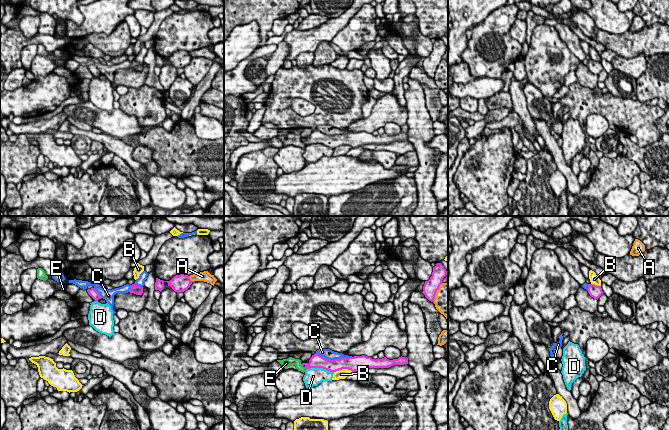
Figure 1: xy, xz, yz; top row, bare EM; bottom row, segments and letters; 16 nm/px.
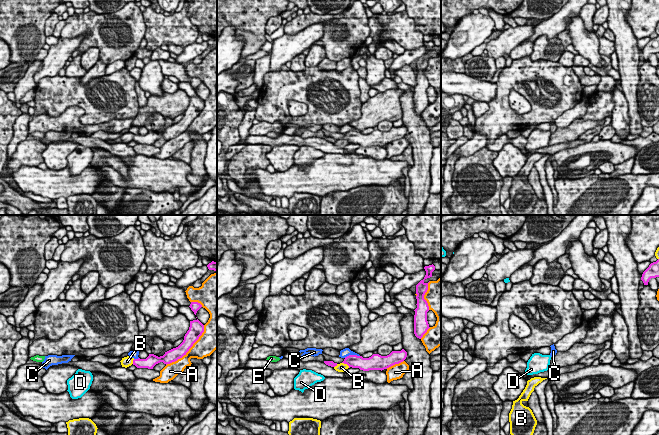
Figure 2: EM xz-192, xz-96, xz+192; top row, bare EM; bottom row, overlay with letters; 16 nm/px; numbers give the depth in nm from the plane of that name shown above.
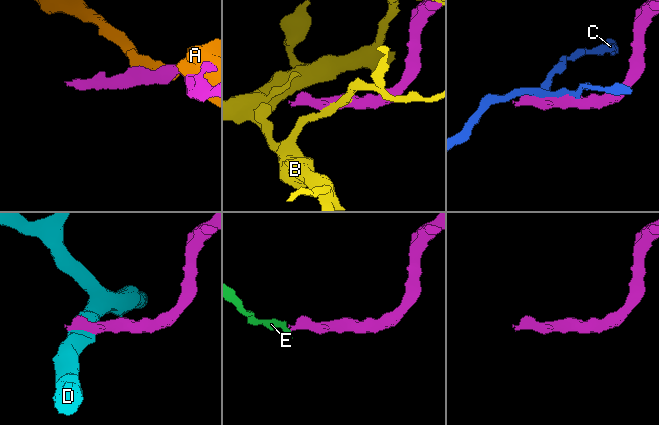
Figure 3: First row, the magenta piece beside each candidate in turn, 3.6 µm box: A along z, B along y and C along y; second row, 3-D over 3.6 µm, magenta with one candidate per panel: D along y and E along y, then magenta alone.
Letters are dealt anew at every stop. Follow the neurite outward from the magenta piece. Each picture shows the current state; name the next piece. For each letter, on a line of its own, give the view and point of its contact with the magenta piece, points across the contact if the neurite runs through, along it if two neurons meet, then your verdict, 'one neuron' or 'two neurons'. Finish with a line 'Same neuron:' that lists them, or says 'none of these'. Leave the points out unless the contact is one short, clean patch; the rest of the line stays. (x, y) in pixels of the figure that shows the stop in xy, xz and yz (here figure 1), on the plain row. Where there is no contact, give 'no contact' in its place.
A: xy (189, 55) | two neurons
B: xz (342, 144) | two neurons
C: xz (335, 135) | two neurons
D: xz (320, 143) | two neurons
E: no contact | two neurons
Same neuron: none of these

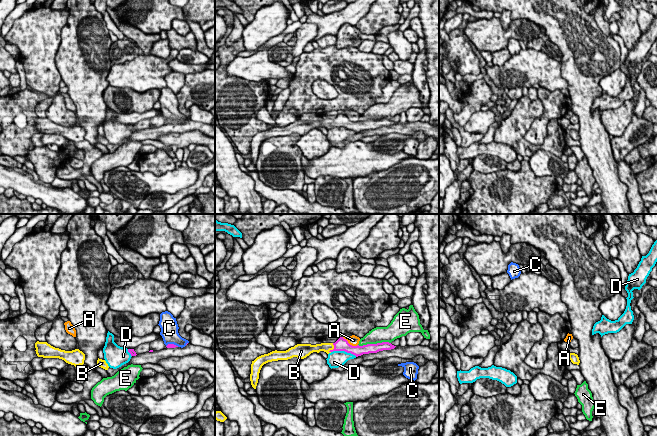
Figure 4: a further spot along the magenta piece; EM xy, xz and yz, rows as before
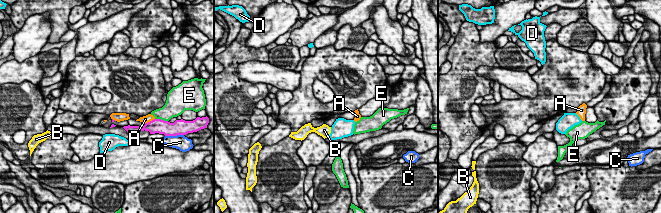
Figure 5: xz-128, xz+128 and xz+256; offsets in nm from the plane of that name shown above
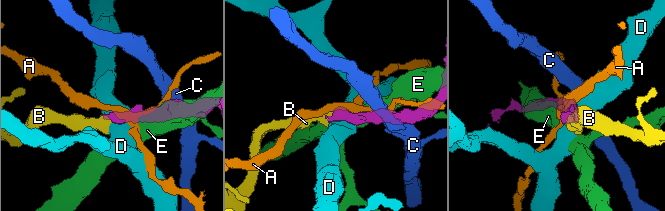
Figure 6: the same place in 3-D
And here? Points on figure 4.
A: xz (349, 120) | two neurons
B: xz (334, 124) | one neuron
C: xy (172, 120) | along xy (166, 121), (173, 120), (178, 122) | two neurons
D: xz (344, 126) | two neurons
E: xz (374, 120) | two neurons
Same neuron: B

